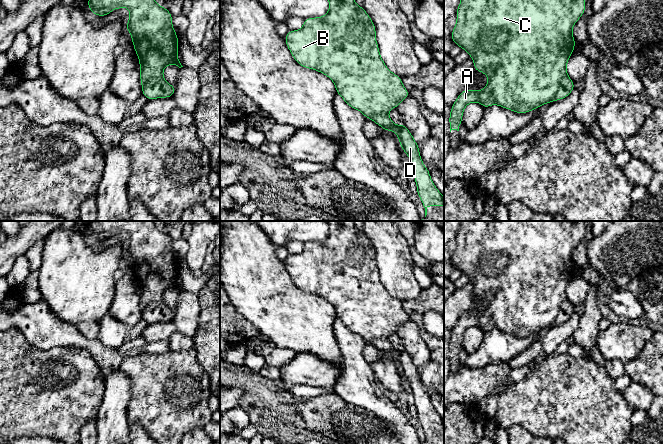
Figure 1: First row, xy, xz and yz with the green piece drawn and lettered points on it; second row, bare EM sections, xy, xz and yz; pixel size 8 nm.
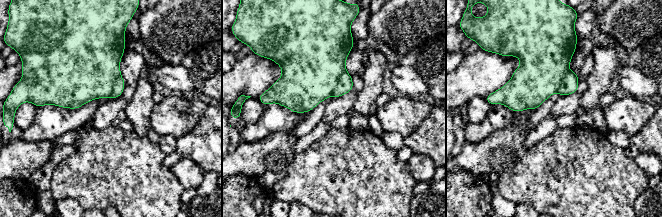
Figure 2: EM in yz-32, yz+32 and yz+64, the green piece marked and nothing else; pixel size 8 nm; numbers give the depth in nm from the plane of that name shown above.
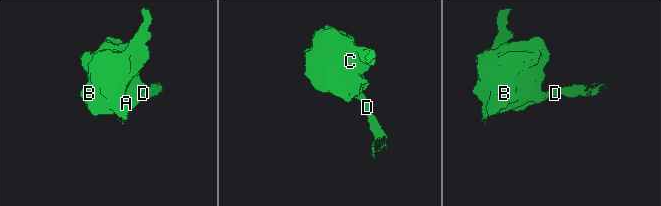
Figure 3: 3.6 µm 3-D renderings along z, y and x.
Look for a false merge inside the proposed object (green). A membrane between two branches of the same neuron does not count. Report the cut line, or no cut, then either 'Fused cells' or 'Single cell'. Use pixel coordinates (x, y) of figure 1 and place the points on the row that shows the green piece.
Split along yz (566, 74), (561, 79), (553, 99). Fused cells

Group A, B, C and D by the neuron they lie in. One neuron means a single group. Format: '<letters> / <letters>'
A B C / D

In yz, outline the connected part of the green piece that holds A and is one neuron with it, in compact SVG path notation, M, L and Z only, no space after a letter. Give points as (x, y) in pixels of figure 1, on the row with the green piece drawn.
M460 0L460 4L456 11L457 22L450 37L455 45L460 46L462 50L469 52L469 58L472 58L474 61L474 70L477 72L483 72L487 75L488 82L483 90L474 91L473 89L465 89L461 91L460 95L451 106L451 112L449 115L450 132L452 130L459 131L463 118L463 110L472 102L480 103L483 108L488 108L493 104L496 104L502 108L509 109L519 114L533 111L543 104L553 102L559 89L561 79L568 73L566 66L570 56L574 52L576 41L573 38L573 26L584 14L585 8L585 0Z

